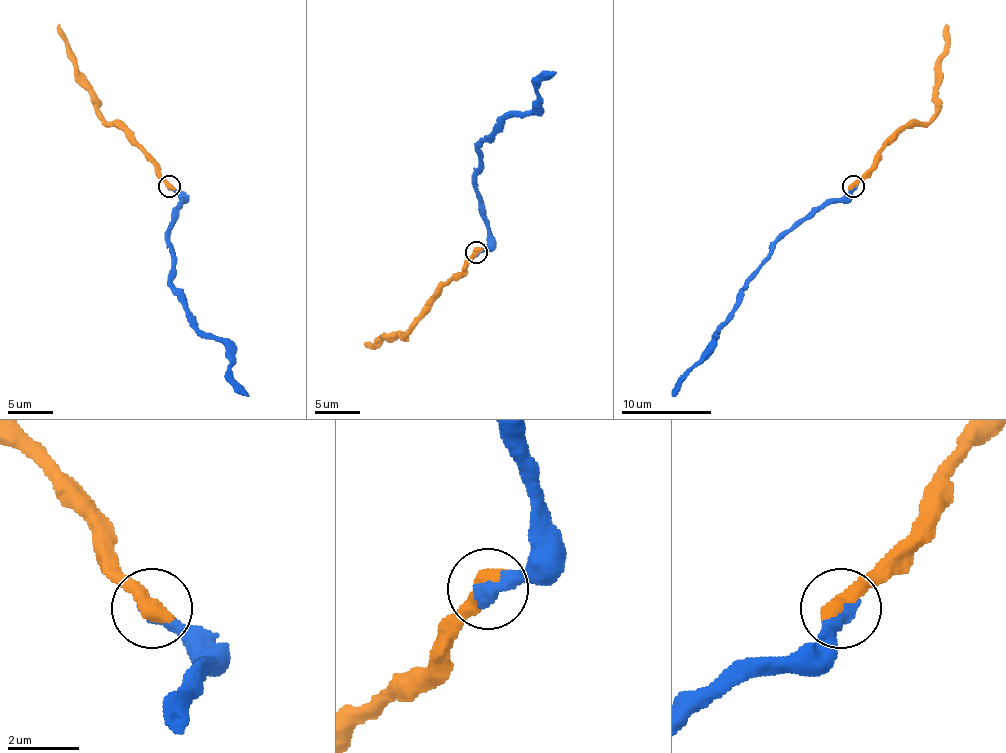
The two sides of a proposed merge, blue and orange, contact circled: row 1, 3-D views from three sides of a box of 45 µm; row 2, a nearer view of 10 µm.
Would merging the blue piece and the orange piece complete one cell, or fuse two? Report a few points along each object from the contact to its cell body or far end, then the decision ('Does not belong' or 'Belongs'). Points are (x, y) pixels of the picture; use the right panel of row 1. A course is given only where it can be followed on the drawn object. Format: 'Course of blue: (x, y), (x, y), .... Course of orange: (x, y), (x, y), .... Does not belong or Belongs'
Course of blue: (854, 187), (842, 200), (825, 200), (784, 236), (748, 283), (730, 319), (717, 332), (672, 395). Course of orange: (854, 187), (889, 142), (905, 128), (921, 126), (934, 115), (939, 59), (946, 50), (946, 23). Belongs

